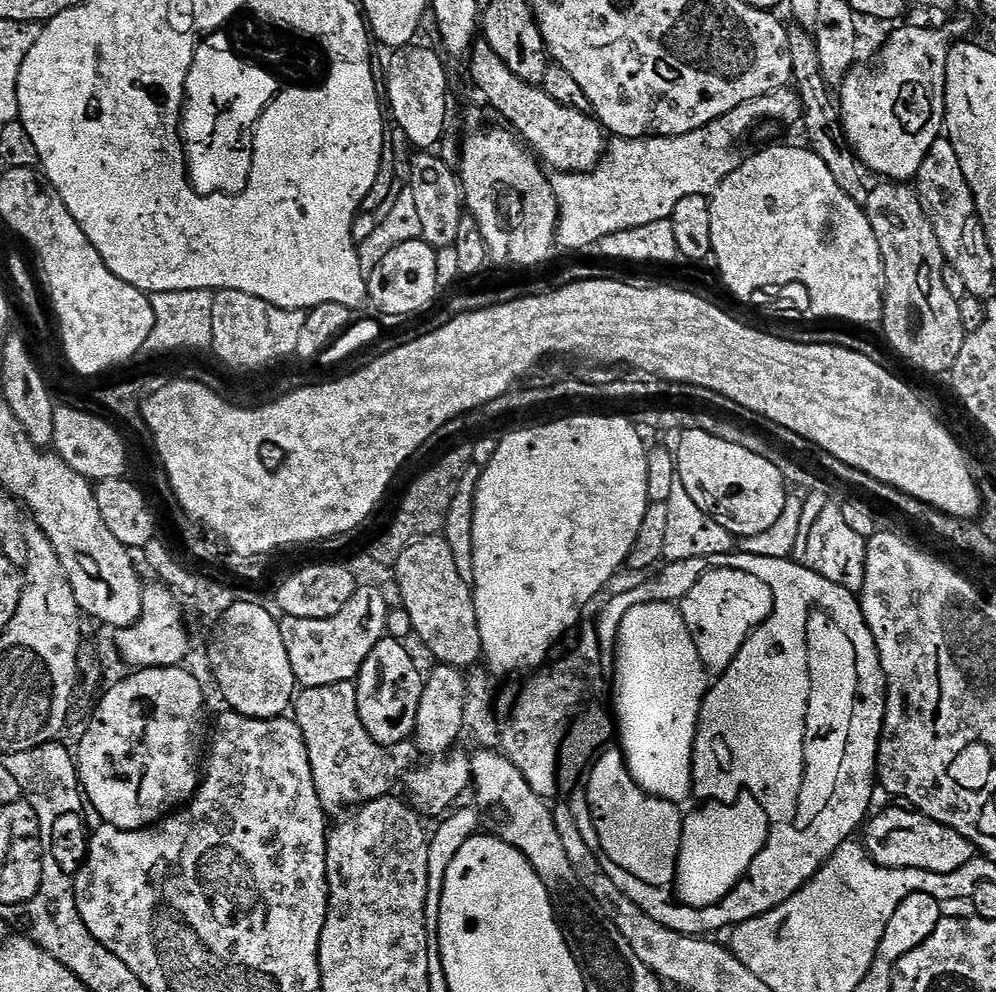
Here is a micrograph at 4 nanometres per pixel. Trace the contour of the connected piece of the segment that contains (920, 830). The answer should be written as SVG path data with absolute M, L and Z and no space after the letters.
M888 808L867 821L862 843L876 863L887 868L917 868L934 874L950 874L978 856L976 845L958 830L904 808Z

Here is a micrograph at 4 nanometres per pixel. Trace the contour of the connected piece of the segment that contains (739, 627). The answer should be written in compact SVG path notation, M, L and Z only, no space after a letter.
M715 568L702 574L702 578L690 586L685 596L680 597L678 607L690 630L690 638L694 638L705 673L719 674L732 665L749 634L773 611L773 592L768 584L748 571Z

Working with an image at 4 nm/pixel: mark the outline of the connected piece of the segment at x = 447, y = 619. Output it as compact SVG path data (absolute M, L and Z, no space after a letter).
M443 535L422 538L414 542L398 558L394 573L400 579L400 600L408 611L408 620L416 631L416 636L437 656L440 664L448 664L452 668L468 670L471 664L481 663L480 635L478 634L478 618L473 589L462 582L458 574L457 563Z

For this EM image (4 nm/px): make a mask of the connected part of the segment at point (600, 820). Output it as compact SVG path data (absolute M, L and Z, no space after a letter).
M614 754L605 757L600 761L600 768L596 770L595 776L592 776L592 801L589 805L590 810L596 811L596 836L599 838L599 844L603 857L613 865L621 866L631 875L637 884L643 884L652 889L656 887L665 887L671 885L676 879L676 867L678 866L678 858L680 857L680 843L682 842L682 832L684 830L684 816L679 812L677 805L670 800L660 800L657 796L646 798L644 806L632 806L626 809L626 802L620 802L622 796L618 798L618 802L614 804L614 808L606 804L606 788L618 788L622 782L622 768L618 763L618 758Z

